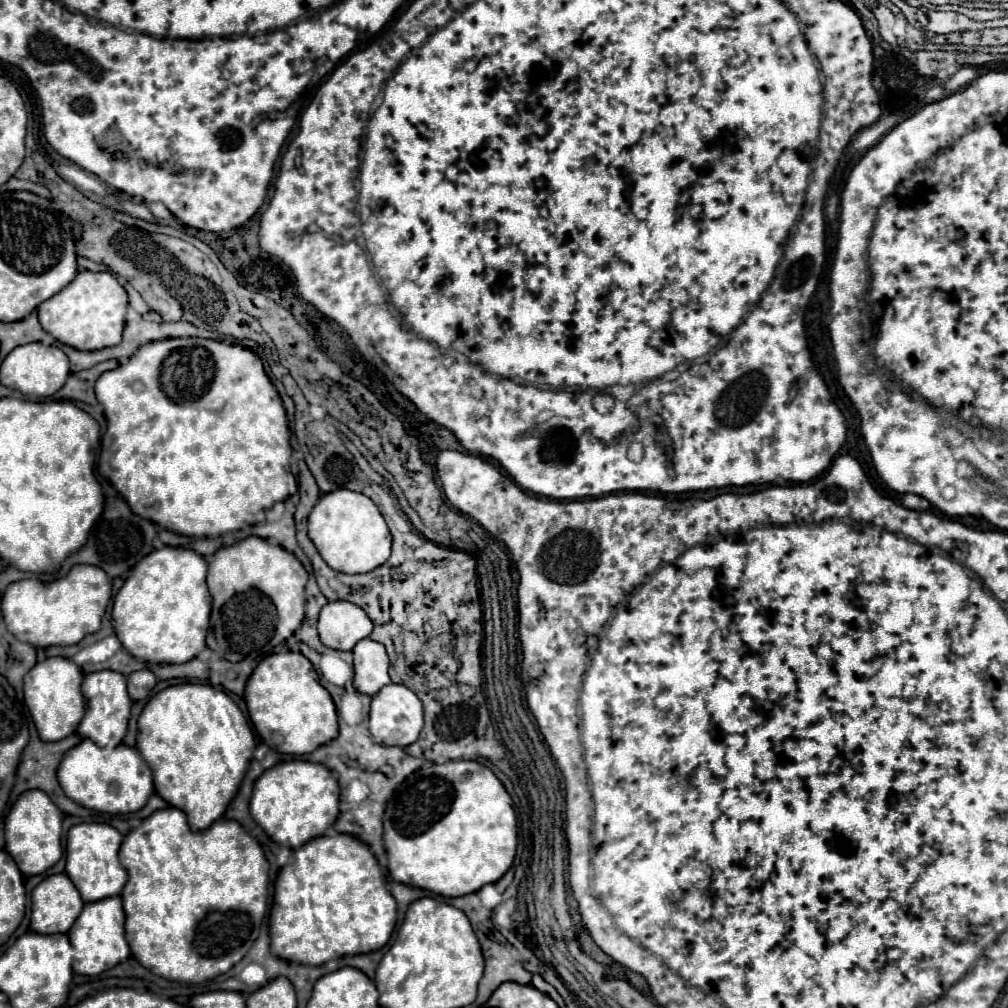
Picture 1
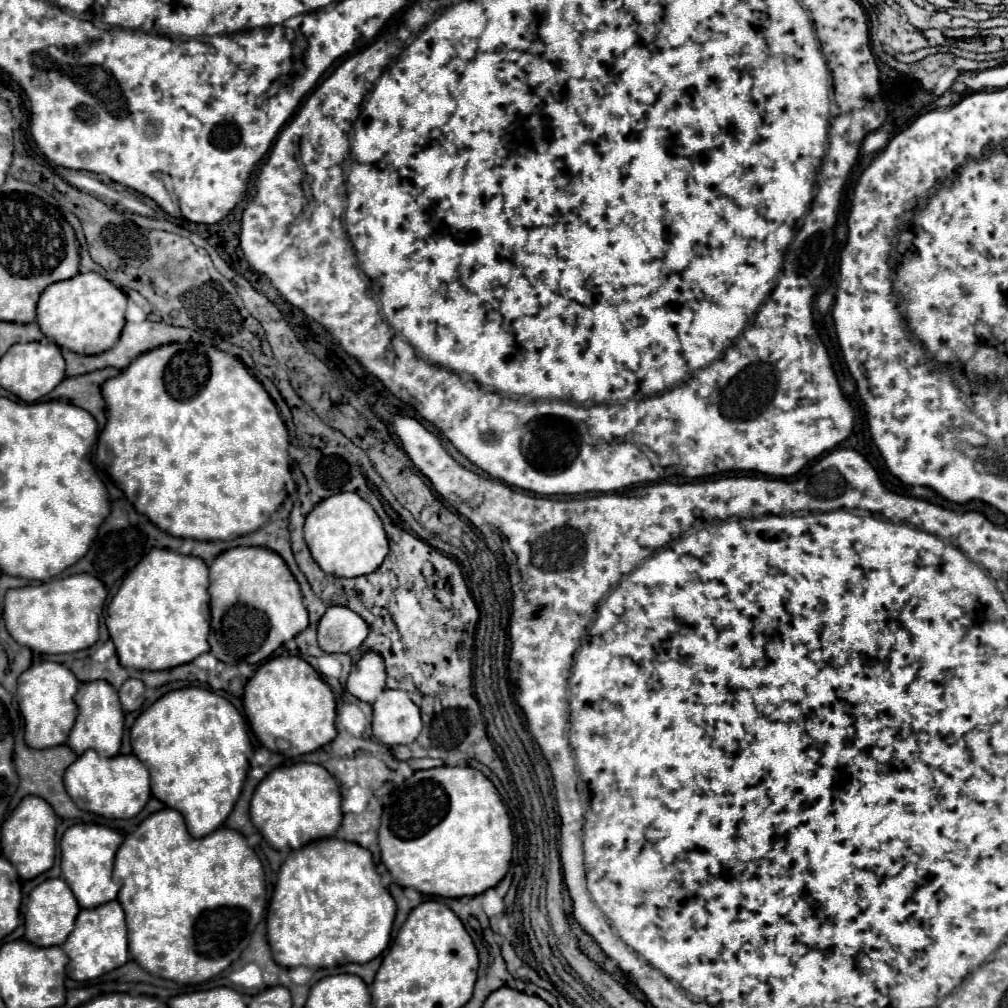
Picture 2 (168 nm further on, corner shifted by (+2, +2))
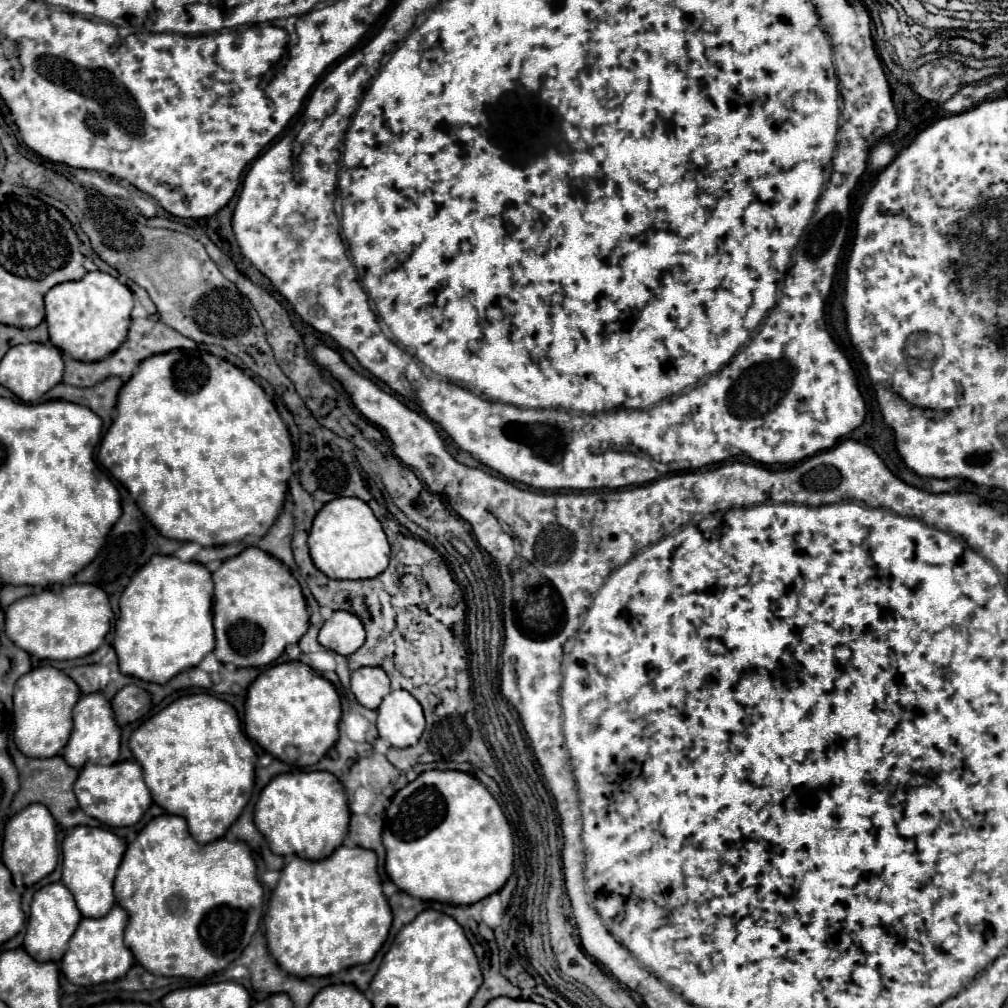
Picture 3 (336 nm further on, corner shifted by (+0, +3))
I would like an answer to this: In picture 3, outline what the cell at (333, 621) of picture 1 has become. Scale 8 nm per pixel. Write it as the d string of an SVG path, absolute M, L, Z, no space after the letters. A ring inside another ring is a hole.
M334 611L334 615L324 621L318 643L338 655L352 655L364 645L364 625L350 611Z

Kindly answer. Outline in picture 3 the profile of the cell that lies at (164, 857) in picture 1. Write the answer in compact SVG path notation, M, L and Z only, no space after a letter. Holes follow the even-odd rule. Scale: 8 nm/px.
M158 815L154 817L140 833L138 837L128 845L124 859L120 863L120 869L116 873L114 879L114 895L116 895L116 903L118 903L118 891L120 891L120 907L124 907L130 913L130 923L124 931L124 943L126 947L130 947L130 951L134 953L136 961L150 973L154 975L166 975L166 977L188 977L188 979L204 979L210 973L218 973L222 969L226 969L236 957L240 957L240 953L246 949L246 945L250 943L254 931L258 929L258 921L262 915L262 905L264 905L264 889L260 885L260 881L256 879L256 863L252 857L250 847L244 841L228 841L228 839L216 839L212 843L200 845L198 841L194 841L188 833L188 825L186 819L178 817L178 815Z

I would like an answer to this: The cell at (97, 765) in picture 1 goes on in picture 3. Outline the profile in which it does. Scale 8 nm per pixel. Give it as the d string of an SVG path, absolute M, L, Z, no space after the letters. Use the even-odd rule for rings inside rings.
M120 761L114 765L86 763L80 769L80 775L74 783L74 793L76 793L80 809L86 815L110 827L128 827L138 823L144 811L152 805L150 791L142 777L142 767L136 761Z

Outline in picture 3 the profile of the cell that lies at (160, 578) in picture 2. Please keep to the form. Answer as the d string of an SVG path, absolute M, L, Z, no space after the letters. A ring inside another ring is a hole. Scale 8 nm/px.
M152 555L132 577L120 597L120 617L114 627L114 649L120 671L142 681L166 683L184 669L196 667L214 649L212 627L212 577L210 571L196 561L180 561L174 555Z

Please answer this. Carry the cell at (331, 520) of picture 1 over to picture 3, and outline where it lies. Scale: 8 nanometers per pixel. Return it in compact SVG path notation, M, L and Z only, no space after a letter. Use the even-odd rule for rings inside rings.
M338 497L316 513L308 547L314 565L330 579L370 579L380 575L389 564L390 545L380 521L362 499L354 497Z

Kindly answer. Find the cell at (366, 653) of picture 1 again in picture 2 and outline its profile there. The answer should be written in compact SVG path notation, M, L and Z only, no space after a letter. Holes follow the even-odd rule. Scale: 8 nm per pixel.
M366 652L354 666L346 682L346 690L362 702L374 704L386 688L386 670L380 654Z

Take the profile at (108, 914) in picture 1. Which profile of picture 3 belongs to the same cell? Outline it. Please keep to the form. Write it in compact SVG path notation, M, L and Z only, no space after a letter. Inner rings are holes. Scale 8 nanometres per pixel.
M114 905L104 917L98 917L98 919L84 917L76 933L70 937L68 949L60 961L60 967L66 979L74 985L96 985L96 983L124 977L134 963L132 951L124 945L124 929L128 921L130 917L120 905Z

